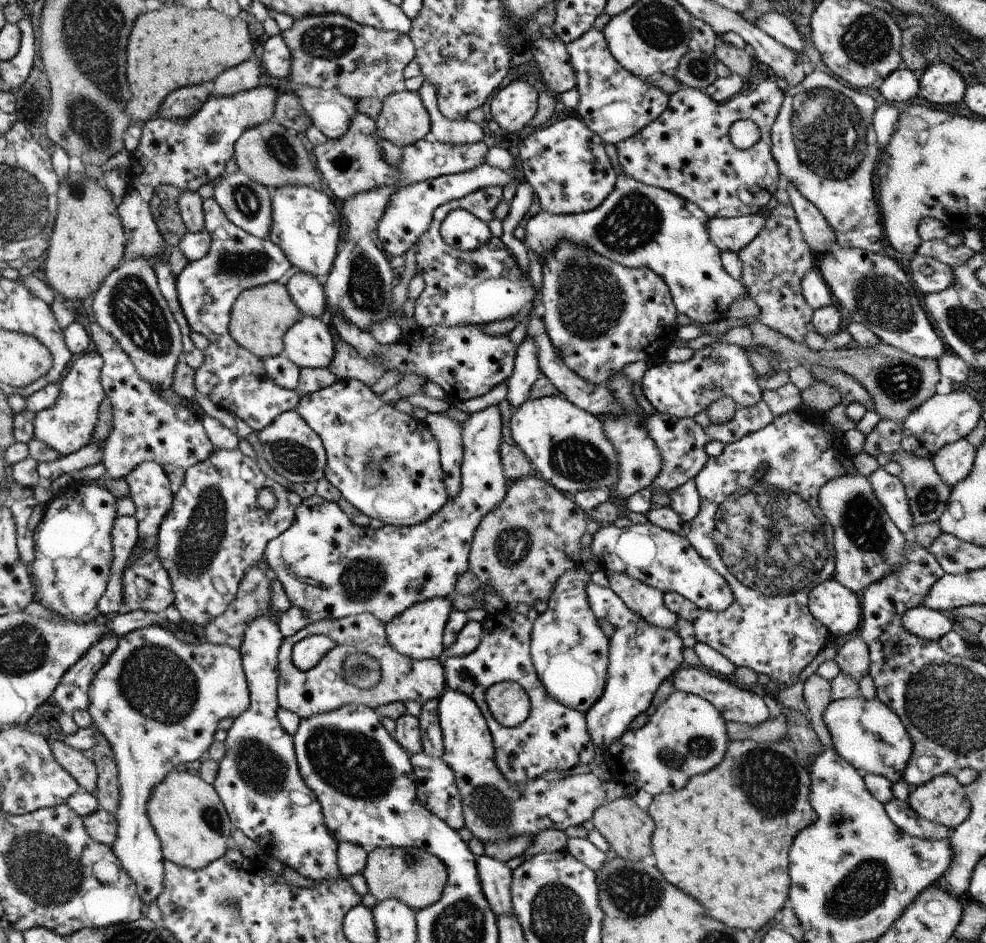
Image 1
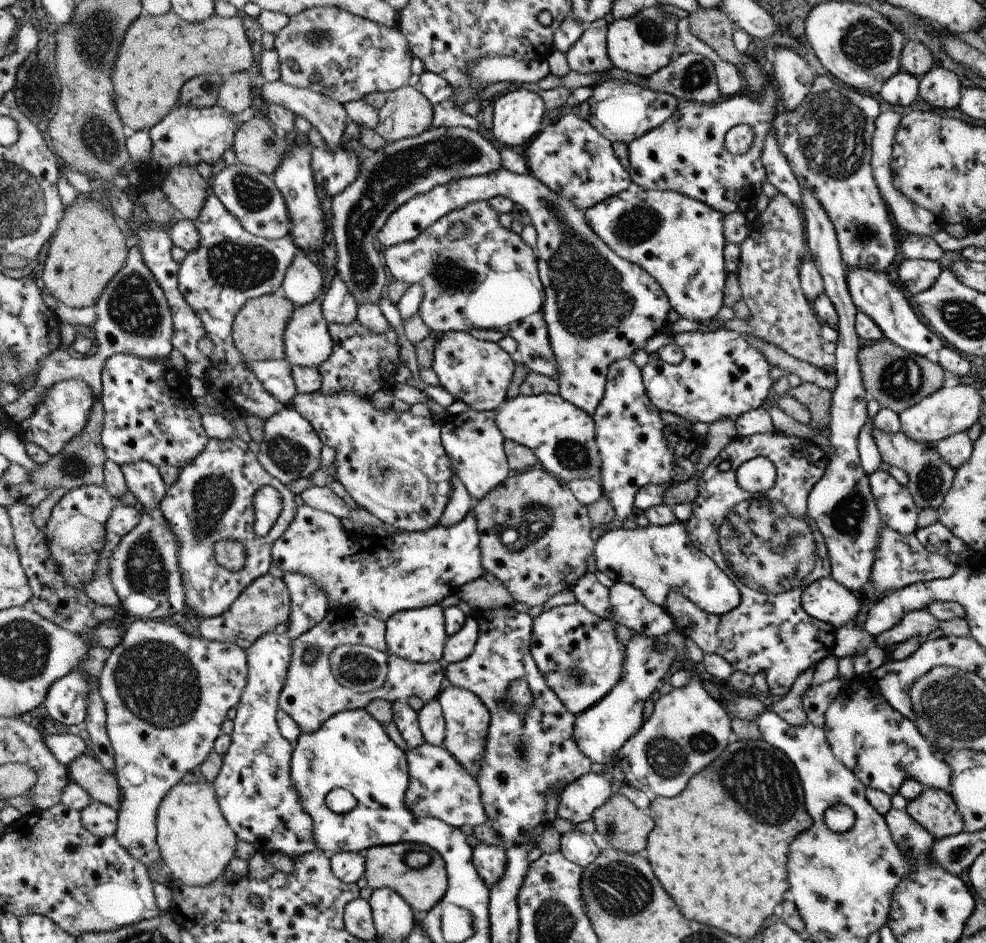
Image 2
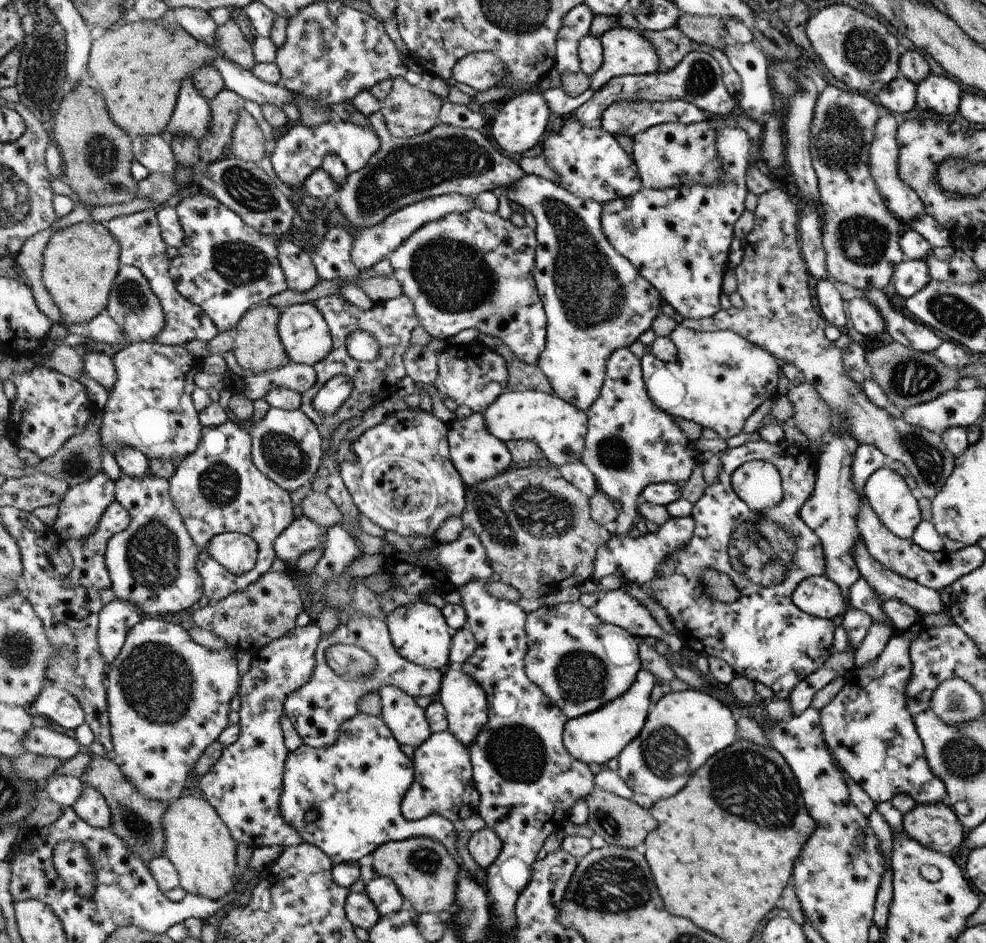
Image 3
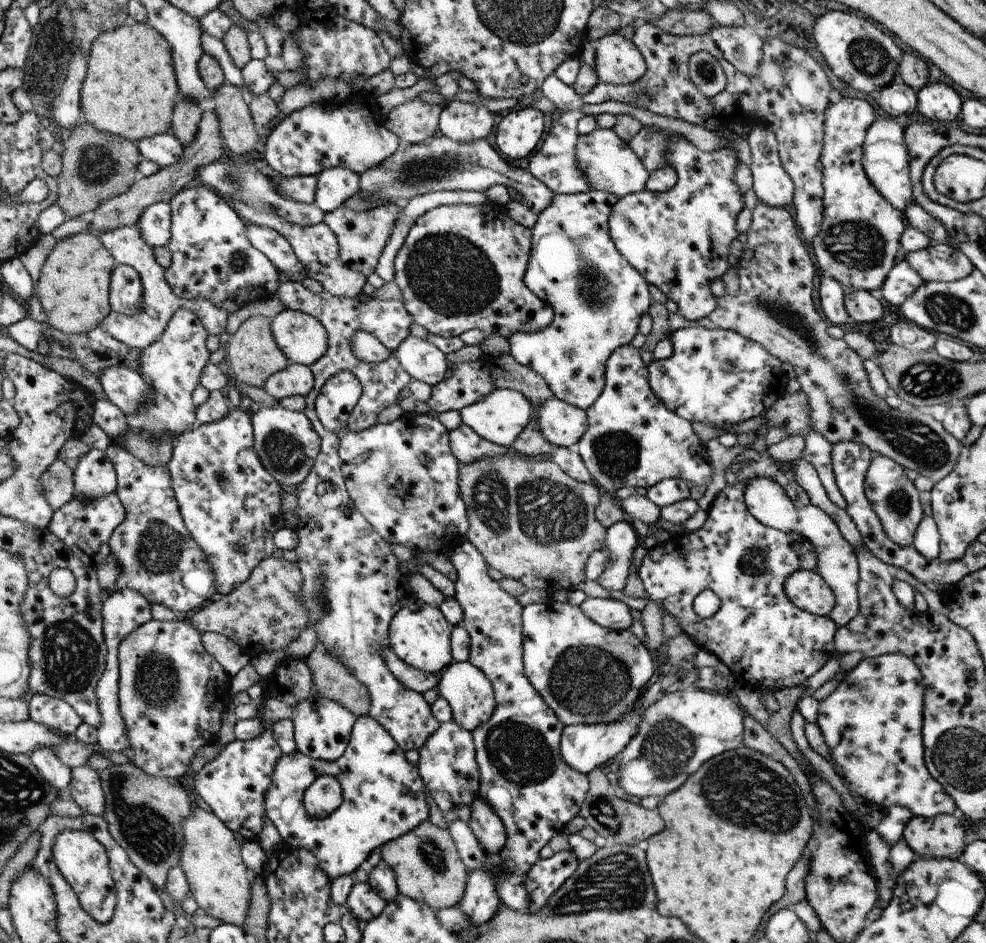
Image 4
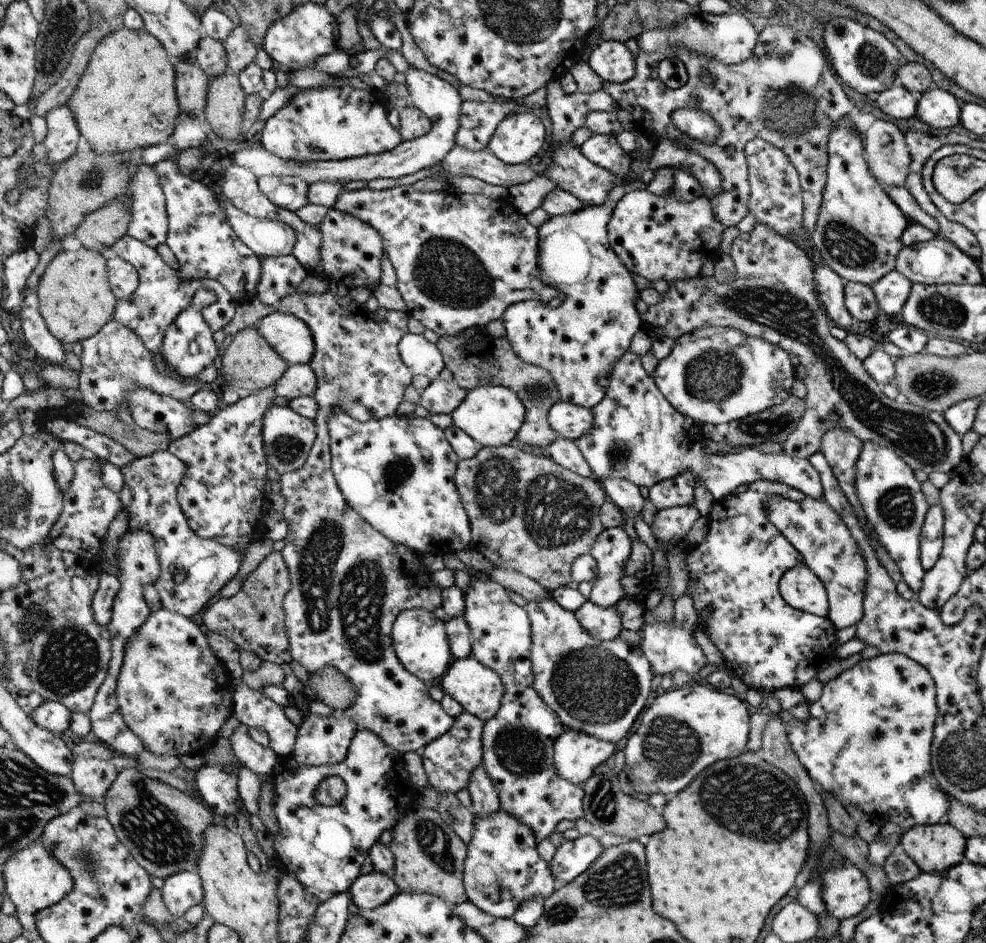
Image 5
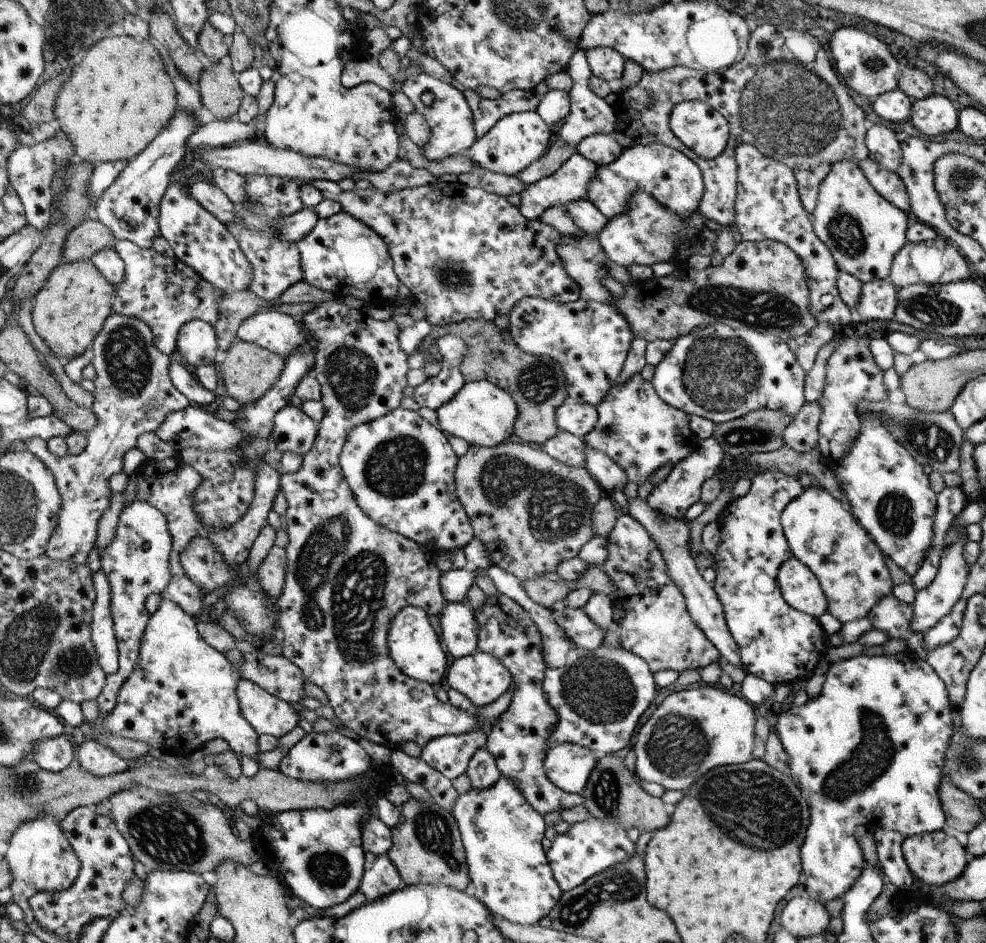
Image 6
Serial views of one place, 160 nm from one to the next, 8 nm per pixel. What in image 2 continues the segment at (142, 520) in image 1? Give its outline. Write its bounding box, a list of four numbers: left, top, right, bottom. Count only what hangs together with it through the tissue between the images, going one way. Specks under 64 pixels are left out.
[123,460,168,511]

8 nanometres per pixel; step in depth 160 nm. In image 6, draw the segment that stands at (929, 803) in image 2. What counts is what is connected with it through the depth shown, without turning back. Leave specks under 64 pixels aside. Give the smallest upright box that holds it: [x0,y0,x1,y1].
[903,830,966,890]

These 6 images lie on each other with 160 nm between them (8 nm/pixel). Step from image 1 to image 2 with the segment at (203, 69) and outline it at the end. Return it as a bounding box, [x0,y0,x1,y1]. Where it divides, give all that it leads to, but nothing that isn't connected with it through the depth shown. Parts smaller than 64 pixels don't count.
[111,11,254,132]

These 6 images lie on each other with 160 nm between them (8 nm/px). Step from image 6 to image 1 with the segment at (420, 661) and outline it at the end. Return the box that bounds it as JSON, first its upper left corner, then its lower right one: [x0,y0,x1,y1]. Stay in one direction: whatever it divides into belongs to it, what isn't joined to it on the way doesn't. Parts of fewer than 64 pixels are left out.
[386,597,452,659]

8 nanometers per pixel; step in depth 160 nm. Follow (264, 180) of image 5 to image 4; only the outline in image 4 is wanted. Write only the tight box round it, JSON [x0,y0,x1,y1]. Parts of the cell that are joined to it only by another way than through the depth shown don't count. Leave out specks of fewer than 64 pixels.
[272,175,318,204]

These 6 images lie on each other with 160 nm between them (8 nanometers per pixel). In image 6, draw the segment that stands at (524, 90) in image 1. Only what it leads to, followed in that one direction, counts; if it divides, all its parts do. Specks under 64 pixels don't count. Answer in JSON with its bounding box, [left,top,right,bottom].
[465,111,550,176]

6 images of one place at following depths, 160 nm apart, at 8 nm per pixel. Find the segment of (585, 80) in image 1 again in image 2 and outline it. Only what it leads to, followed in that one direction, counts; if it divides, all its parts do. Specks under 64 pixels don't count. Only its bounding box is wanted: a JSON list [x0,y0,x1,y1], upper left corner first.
[565,19,680,143]

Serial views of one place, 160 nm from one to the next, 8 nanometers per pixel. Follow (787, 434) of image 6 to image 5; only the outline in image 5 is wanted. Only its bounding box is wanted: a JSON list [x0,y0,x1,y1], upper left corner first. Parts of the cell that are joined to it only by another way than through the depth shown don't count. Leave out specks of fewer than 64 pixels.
[642,224,965,475]

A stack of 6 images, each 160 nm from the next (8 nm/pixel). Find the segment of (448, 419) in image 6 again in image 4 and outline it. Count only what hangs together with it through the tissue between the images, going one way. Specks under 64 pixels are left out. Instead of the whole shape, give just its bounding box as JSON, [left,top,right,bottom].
[460,388,539,449]

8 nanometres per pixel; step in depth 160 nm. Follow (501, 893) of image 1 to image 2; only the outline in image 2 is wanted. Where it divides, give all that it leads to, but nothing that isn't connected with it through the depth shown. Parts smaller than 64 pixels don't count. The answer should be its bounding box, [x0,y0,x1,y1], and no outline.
[475,843,507,886]

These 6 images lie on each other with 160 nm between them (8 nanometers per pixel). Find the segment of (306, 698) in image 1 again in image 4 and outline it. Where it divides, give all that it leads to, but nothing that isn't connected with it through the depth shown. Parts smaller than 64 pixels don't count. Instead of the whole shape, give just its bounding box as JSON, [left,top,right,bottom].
[291,647,438,762]

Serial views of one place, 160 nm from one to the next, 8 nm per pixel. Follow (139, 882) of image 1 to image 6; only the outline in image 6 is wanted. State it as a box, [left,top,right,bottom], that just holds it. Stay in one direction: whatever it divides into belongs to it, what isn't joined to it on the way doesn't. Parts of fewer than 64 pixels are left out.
[80,596,306,759]

